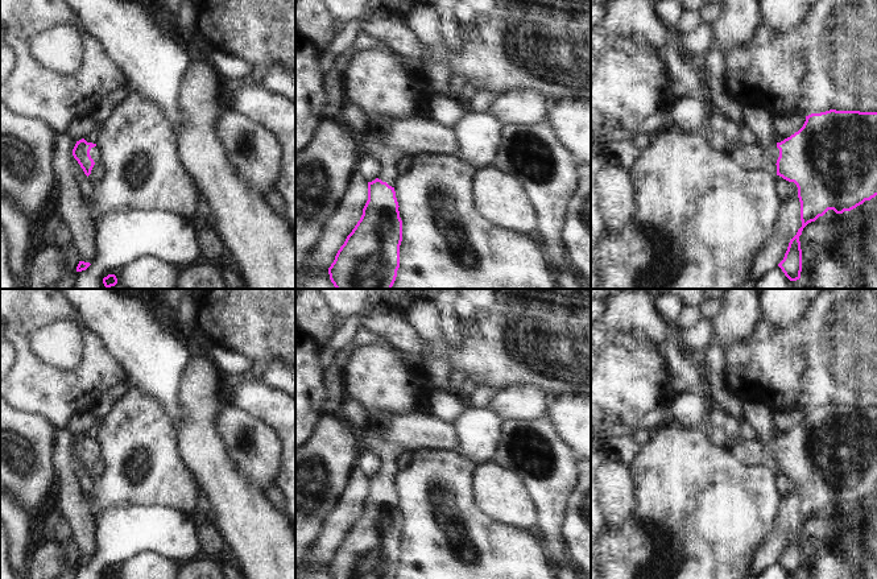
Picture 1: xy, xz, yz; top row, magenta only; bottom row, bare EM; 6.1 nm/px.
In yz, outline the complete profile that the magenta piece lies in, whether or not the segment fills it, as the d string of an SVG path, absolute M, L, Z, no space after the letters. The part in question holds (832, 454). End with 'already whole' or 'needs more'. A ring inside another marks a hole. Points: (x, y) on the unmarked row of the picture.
M830 405L820 409L811 409L806 411L803 422L783 437L774 438L768 443L757 439L742 441L741 443L736 443L731 452L745 467L758 467L766 464L768 460L775 459L777 471L797 480L801 497L802 522L790 535L785 553L778 559L790 576L797 576L801 574L802 567L799 532L802 530L803 524L808 518L815 517L819 512L823 512L828 505L833 505L836 509L843 509L877 491L877 408Z | needs more

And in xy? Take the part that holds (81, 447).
M84 434L76 437L73 451L88 472L95 459L102 456L102 448L96 439L87 438Z | needs more

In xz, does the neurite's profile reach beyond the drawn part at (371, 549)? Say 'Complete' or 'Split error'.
Split error.

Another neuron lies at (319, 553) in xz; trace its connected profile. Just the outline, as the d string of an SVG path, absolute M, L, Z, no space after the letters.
M355 467L335 508L320 526L317 539L309 545L303 566L317 571L331 562L338 546L360 516L367 496L368 477Z

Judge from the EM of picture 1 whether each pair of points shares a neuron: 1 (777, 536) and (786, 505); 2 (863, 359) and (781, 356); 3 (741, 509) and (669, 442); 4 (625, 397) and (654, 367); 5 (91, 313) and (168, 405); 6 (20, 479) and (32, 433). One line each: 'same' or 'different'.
1: same
2: same
3: same
4: same
5: same
6: same

